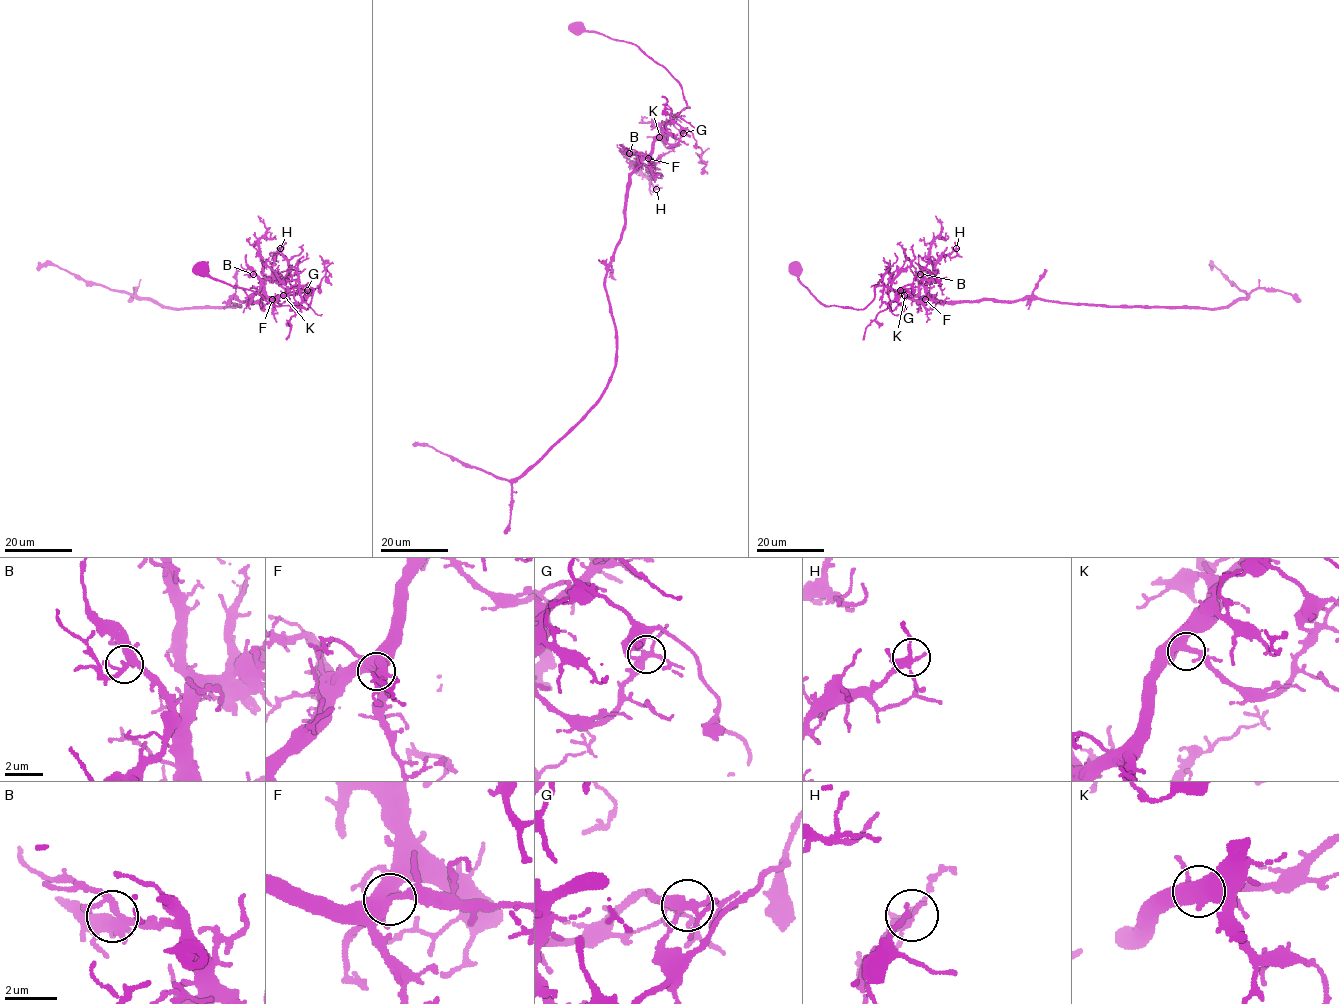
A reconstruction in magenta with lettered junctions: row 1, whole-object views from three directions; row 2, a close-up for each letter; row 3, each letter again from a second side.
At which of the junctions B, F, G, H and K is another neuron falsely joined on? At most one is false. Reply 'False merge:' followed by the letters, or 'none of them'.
False merge: G

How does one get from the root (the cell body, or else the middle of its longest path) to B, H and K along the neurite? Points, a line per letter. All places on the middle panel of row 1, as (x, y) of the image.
B: (579, 28), (635, 45), (662, 65), (682, 90), (689, 108), (665, 126), (642, 159), (629, 153)
H: (579, 28), (635, 45), (662, 65), (682, 90), (689, 108), (665, 126), (653, 148), (641, 159), (656, 189)
K: (579, 28), (635, 45), (679, 84), (689, 108), (685, 108), (667, 125), (659, 137)

